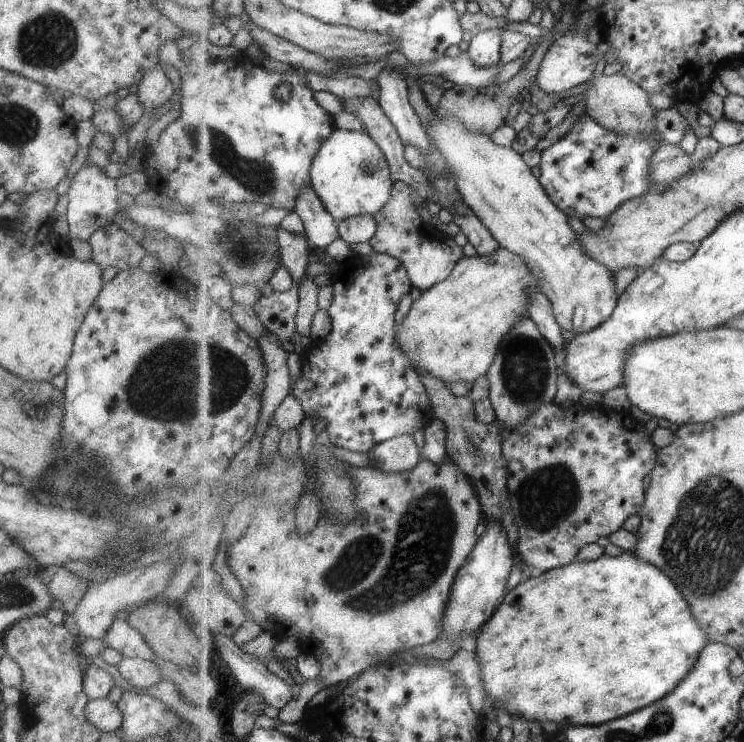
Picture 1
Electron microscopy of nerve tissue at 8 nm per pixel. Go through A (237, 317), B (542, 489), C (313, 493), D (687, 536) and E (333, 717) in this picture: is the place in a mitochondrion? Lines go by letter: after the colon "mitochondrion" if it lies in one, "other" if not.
A: other
B: mitochondrion
C: other
D: mitochondrion
E: other

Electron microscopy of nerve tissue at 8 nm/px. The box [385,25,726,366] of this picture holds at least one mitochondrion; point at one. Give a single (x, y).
(621, 170)

